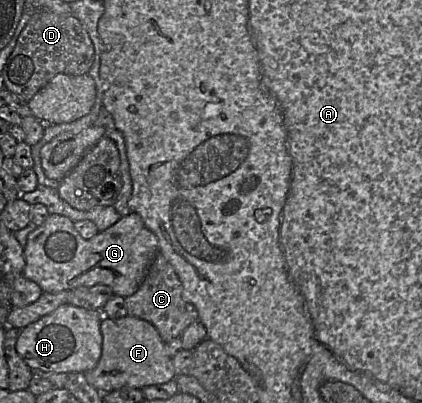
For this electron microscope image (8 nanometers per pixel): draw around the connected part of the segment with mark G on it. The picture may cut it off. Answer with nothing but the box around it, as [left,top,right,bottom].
[23,212,158,298]

